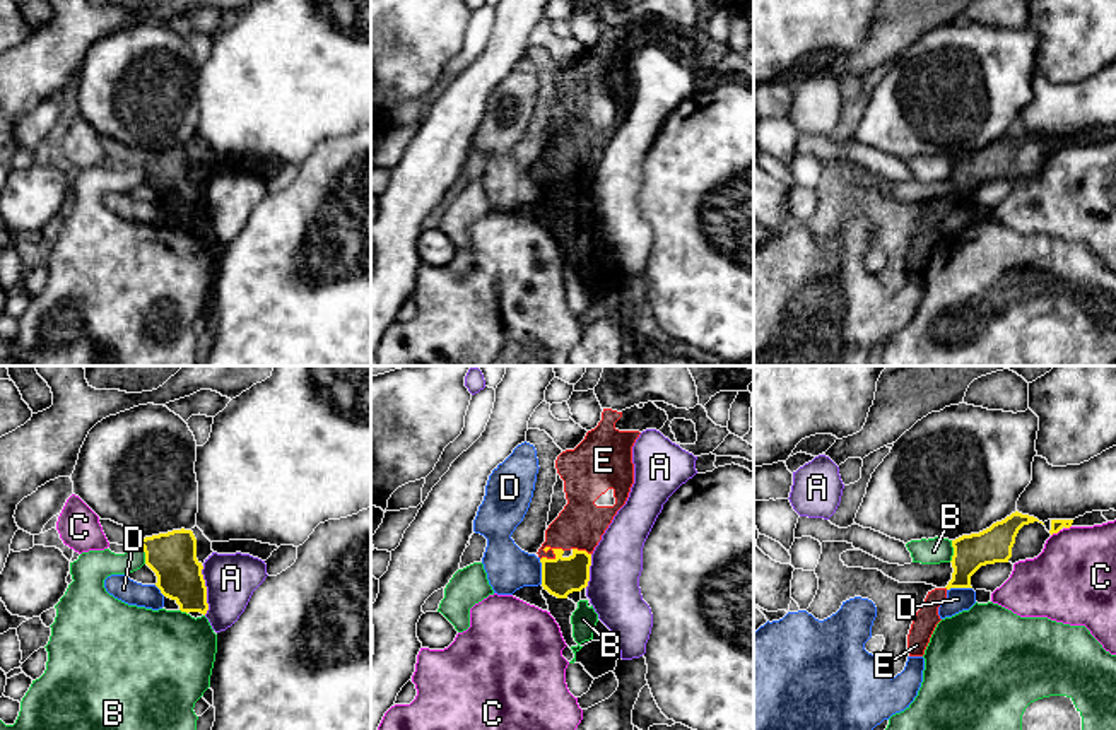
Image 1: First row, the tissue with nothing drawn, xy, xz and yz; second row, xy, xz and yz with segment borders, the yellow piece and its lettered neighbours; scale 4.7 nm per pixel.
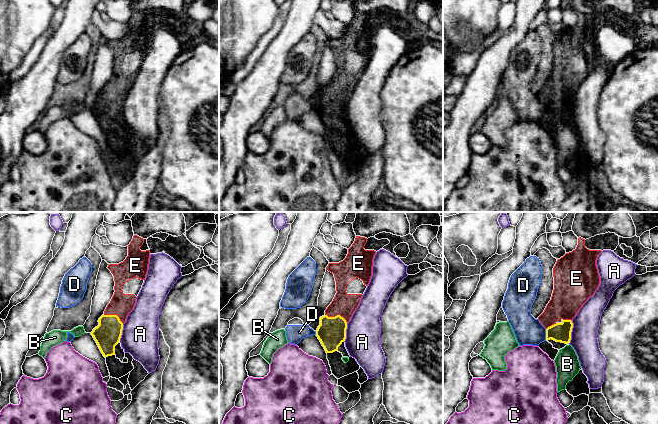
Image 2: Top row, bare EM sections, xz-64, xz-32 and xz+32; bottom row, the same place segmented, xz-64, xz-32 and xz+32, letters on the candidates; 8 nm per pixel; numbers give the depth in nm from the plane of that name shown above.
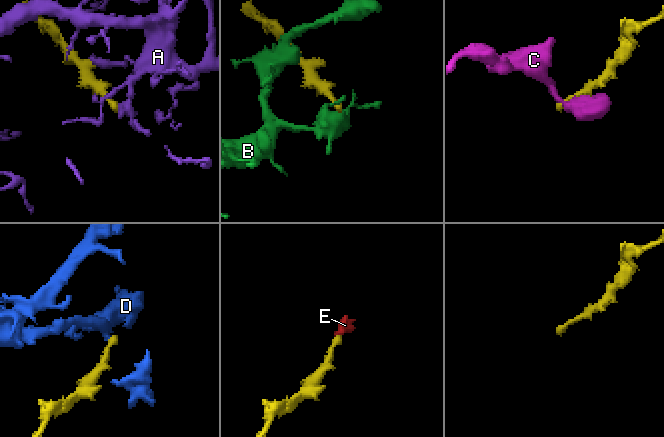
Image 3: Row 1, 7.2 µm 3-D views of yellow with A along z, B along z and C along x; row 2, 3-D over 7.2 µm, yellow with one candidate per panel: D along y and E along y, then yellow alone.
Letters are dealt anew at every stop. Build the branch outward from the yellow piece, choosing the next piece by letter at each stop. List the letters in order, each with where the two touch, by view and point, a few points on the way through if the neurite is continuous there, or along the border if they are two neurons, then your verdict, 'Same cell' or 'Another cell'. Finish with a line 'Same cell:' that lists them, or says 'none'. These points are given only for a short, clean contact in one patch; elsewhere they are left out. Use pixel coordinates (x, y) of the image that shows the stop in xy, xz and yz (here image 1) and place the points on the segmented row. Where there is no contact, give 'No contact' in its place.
A: Touches yellow at xy (205, 590). Boundary: xy (202, 566), (207, 594), (205, 614). Another cell
B: Touches yellow at xy (144, 551). Another cell
C: Touches yellow at yz (1055, 532). Another cell
D: Touches yellow at xz (542, 571). Boundary: xz (539, 559), (542, 583). Another cell
E: Touches yellow at xz (556, 556). Path across: xz (561, 576), (556, 570), (556, 556), (580, 525). Same cell
Same cell: E

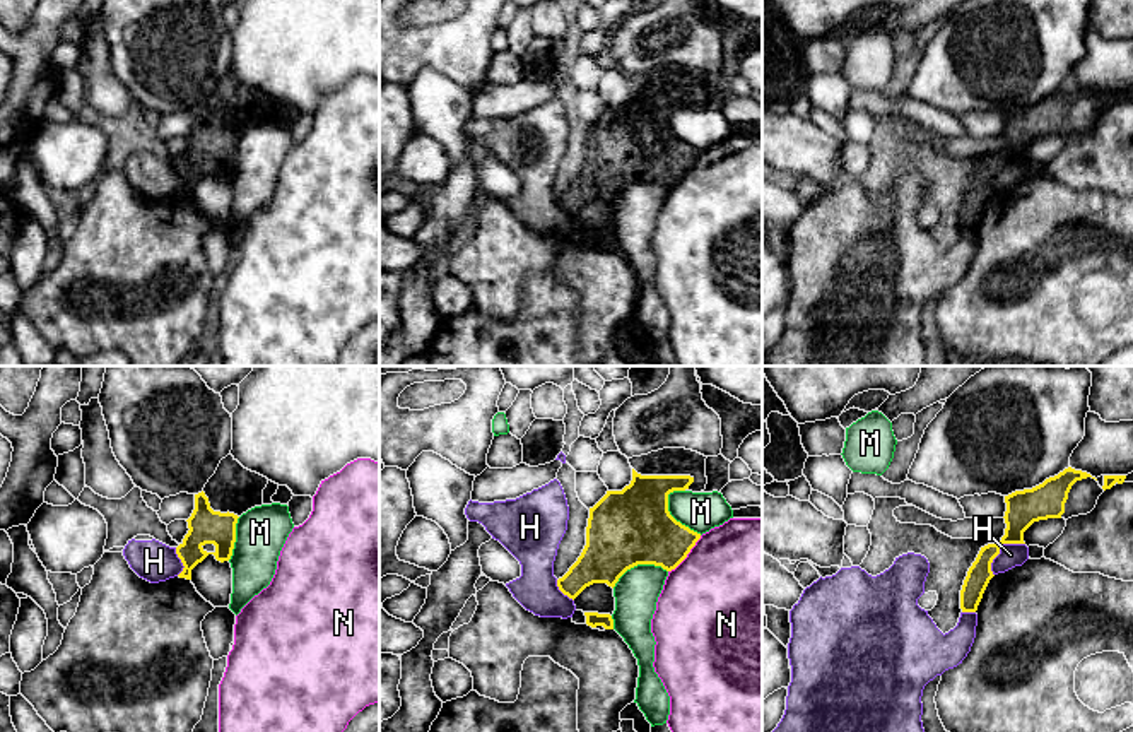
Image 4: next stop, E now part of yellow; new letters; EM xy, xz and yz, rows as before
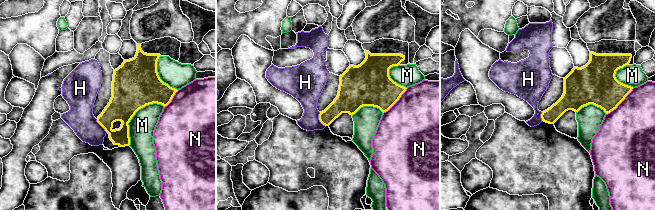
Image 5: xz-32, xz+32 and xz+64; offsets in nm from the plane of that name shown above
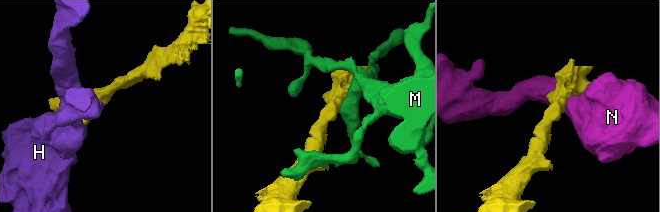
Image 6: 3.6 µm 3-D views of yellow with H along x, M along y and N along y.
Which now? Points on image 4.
H: Touches yellow at yz (998, 549). Another cell
M: Touches yellow at xz (674, 519). Another cell
N: Touches yellow at xz (687, 553). Another cell
Same cell: none

